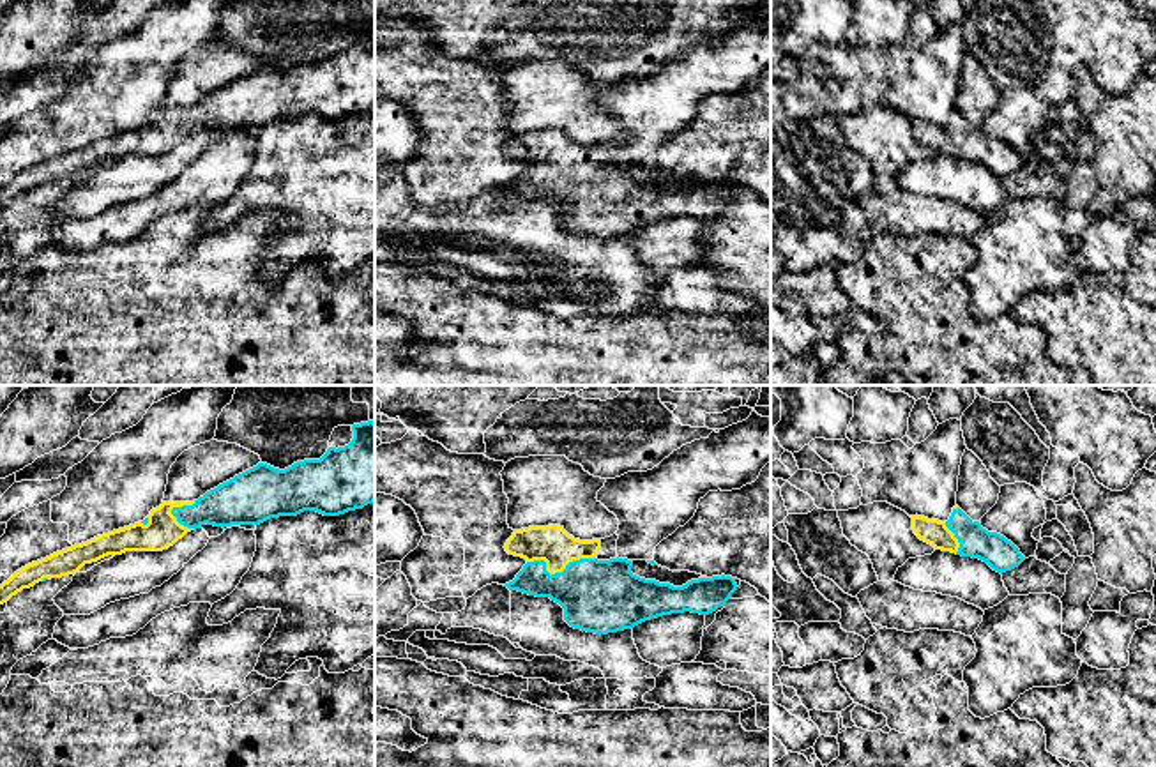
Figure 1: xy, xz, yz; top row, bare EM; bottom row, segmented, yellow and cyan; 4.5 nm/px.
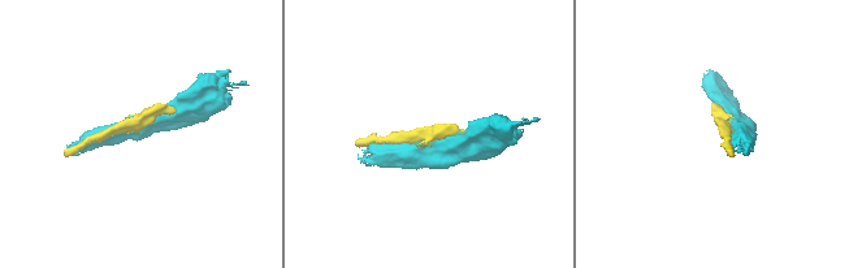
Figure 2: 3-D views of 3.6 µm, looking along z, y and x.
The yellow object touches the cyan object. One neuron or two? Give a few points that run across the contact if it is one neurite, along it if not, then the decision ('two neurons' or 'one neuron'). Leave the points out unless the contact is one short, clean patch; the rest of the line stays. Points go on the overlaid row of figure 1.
one neuron

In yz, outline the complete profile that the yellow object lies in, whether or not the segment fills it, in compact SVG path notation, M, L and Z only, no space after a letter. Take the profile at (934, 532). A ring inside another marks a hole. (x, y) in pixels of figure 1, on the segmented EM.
M958 505L947 521L910 516L914 534L935 550L951 551L986 562L993 571L1006 573L1018 567L1025 557L997 532L988 532L972 521Z

